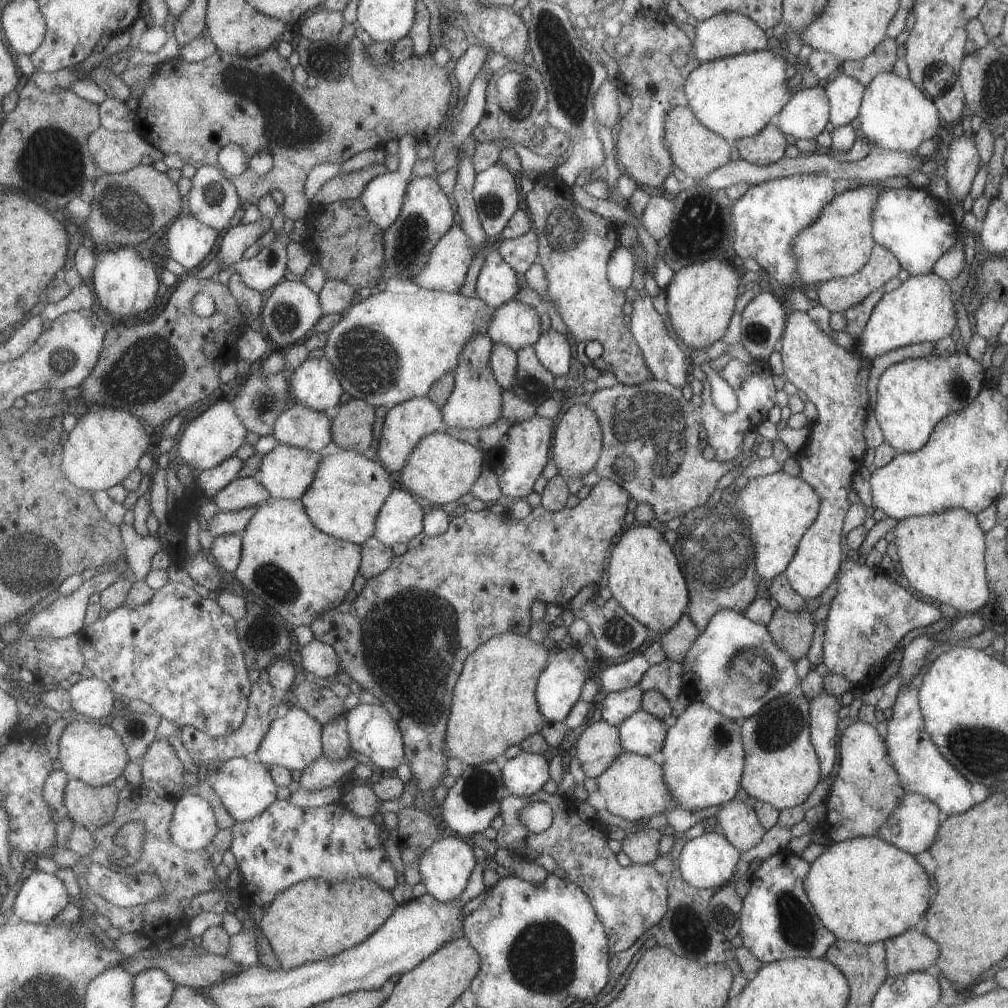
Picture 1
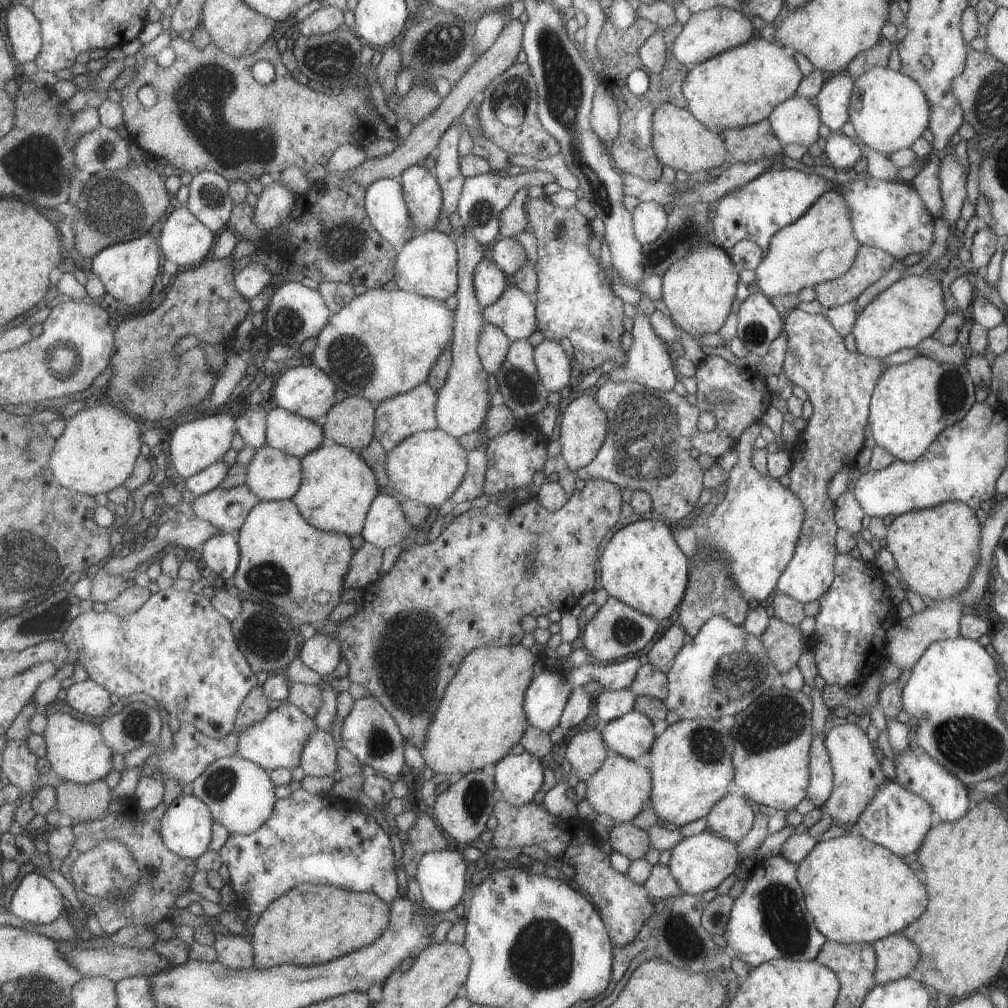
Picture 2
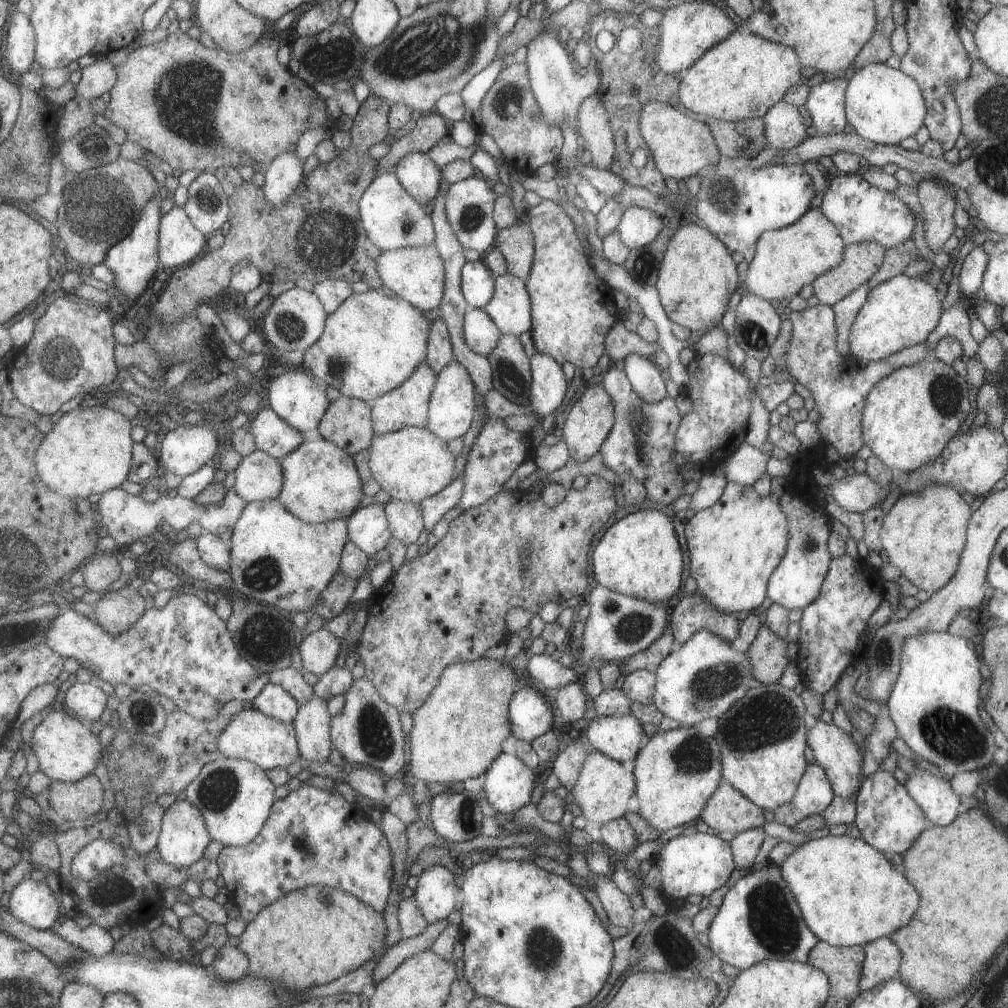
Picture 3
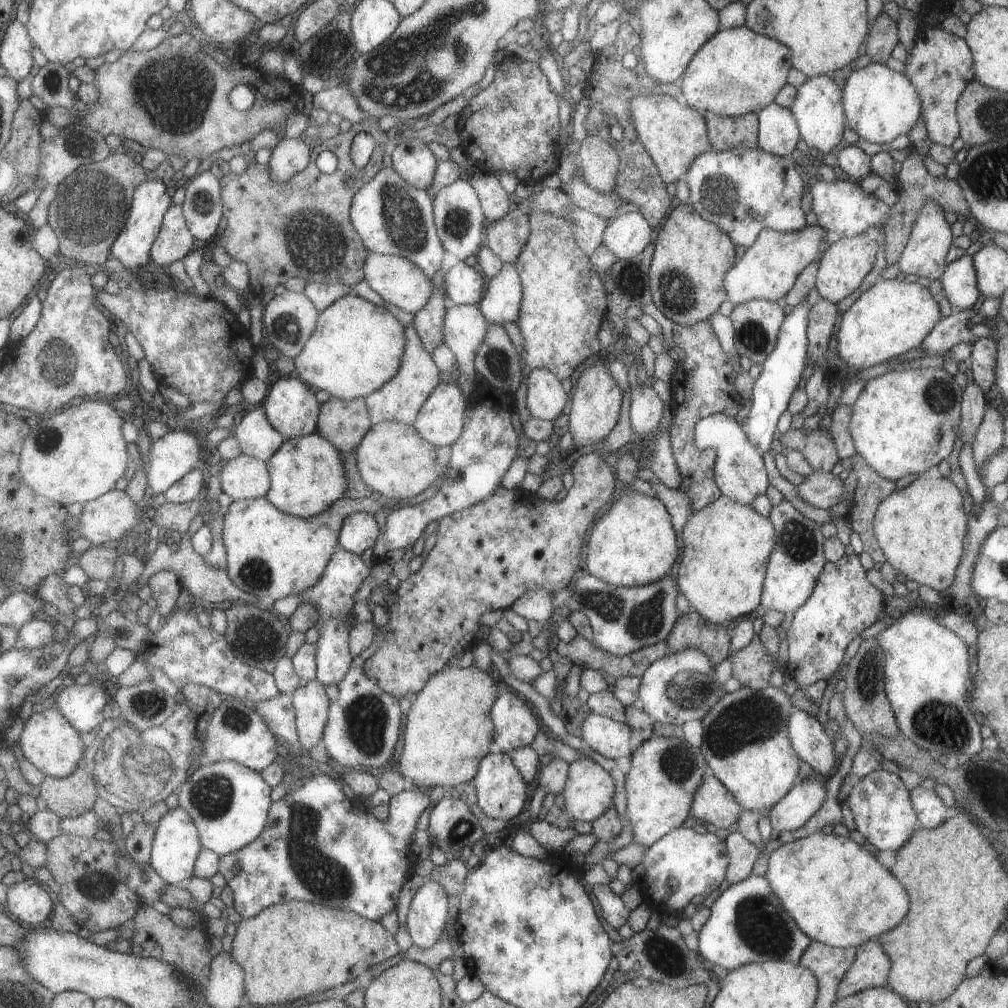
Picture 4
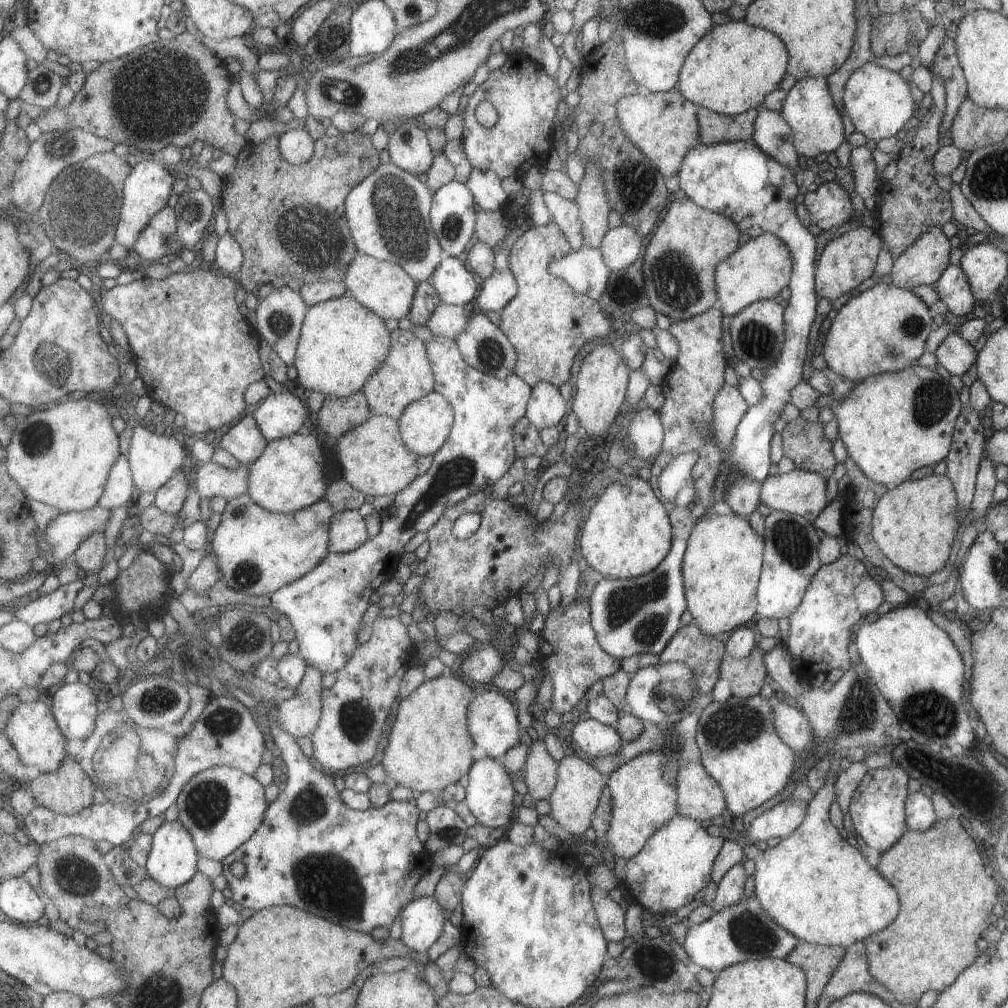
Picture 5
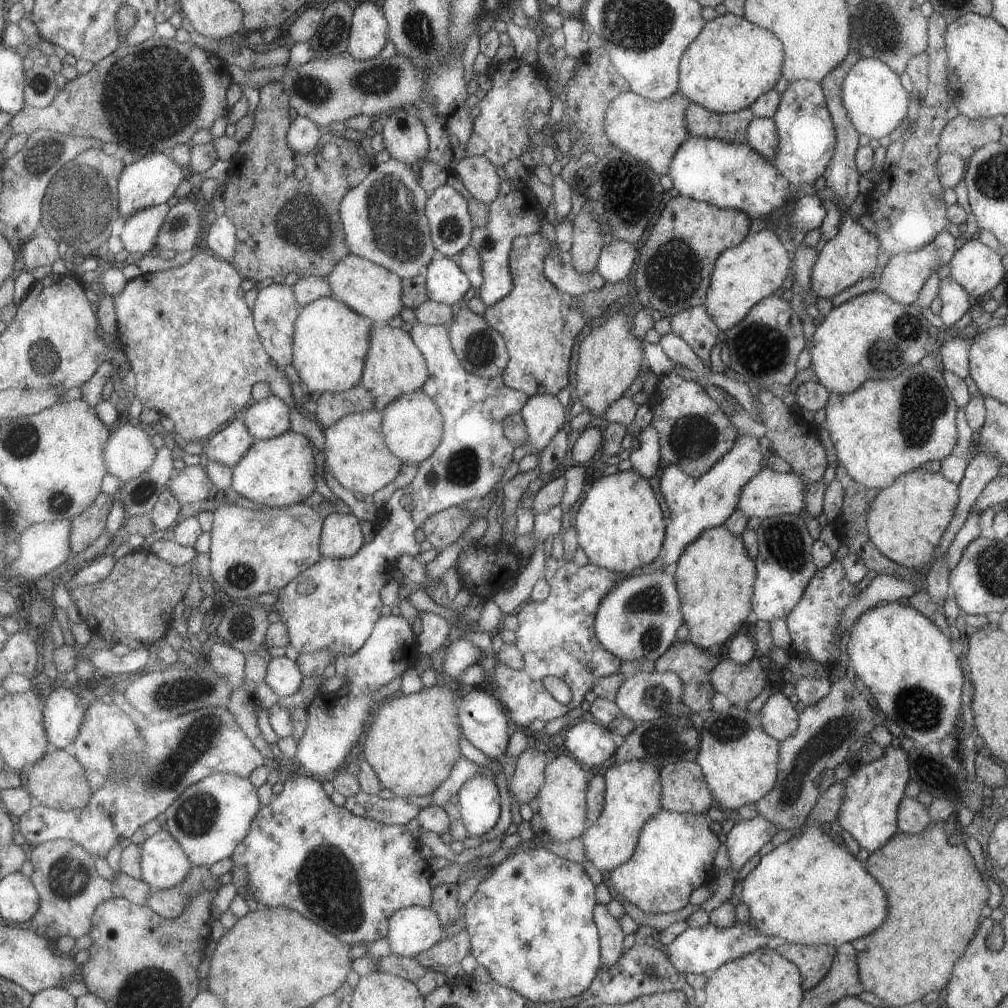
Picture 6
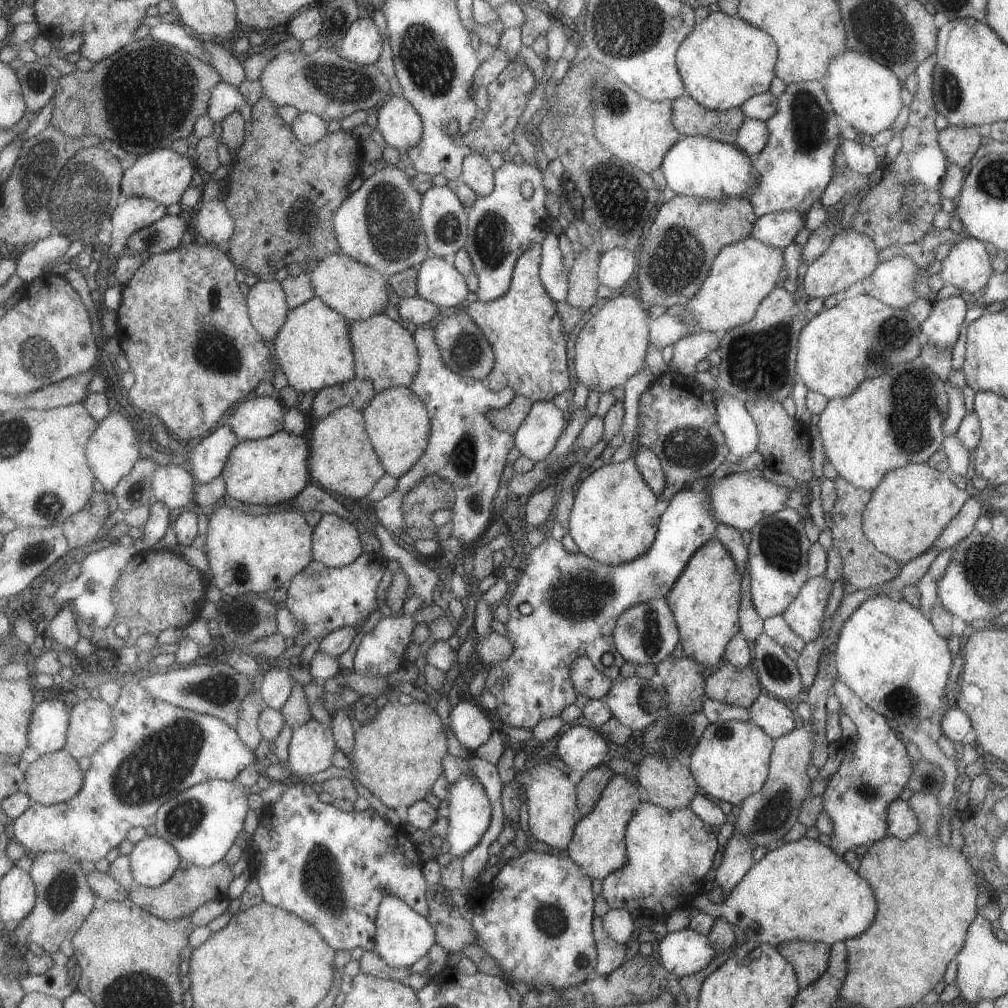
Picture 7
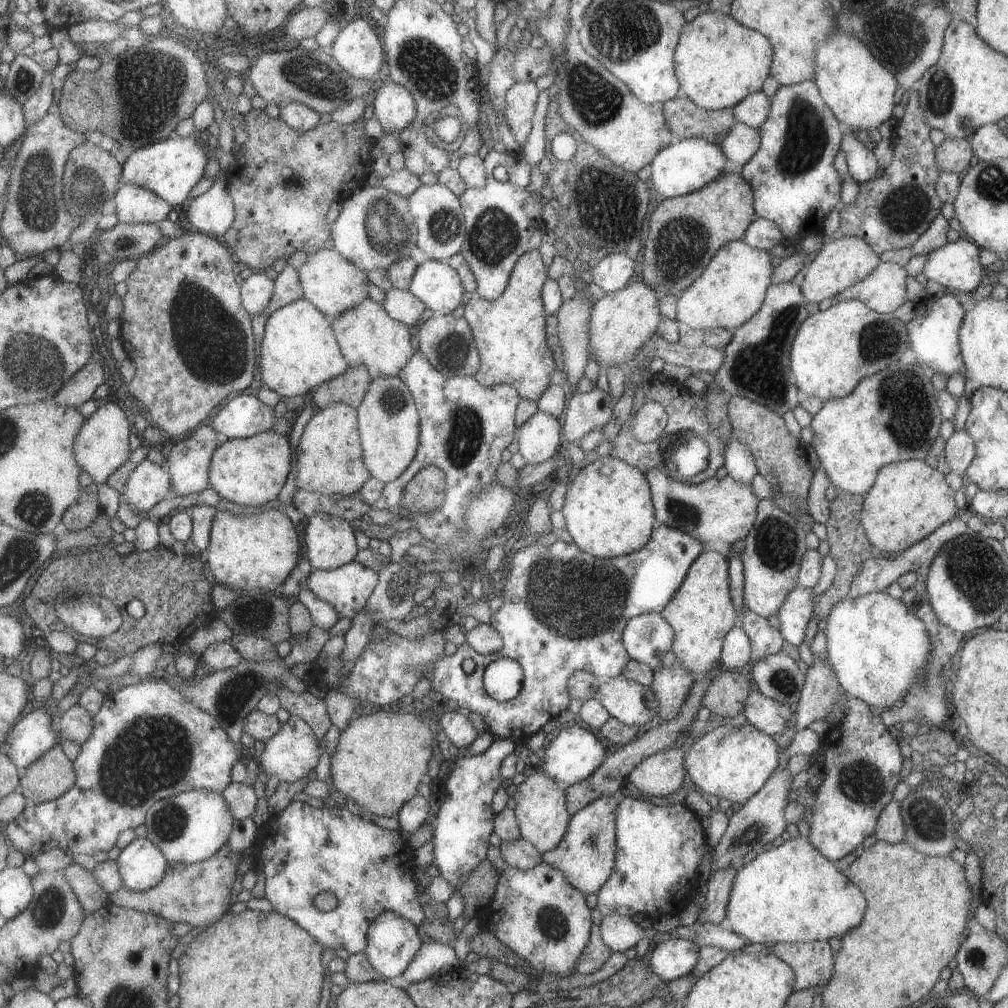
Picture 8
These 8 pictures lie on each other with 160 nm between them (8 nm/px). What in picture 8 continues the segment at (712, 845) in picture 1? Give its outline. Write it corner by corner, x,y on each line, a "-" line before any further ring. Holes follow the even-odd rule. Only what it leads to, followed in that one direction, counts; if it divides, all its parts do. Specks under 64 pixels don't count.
624,797
616,806
615,817
615,860
614,870
596,892
596,909
602,916
620,914
631,918
634,914
645,914
651,920
663,916
678,916
686,905
697,899
695,888
699,884
699,862
705,854
707,843
705,831
698,816
684,803
672,803
666,806
650,804
646,800

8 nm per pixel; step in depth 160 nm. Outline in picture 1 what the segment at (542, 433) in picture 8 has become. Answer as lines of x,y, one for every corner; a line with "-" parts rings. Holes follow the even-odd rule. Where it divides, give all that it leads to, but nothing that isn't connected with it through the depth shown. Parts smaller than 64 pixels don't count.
553,327
543,329
532,344
539,362
555,377
569,370
569,344
565,335

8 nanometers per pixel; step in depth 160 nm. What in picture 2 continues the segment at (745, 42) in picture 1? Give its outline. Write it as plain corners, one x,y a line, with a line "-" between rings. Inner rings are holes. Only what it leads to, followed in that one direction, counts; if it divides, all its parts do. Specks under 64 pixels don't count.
717,6
690,14
669,50
681,64
694,66
723,51
746,43
752,38
753,29
748,16
741,15
739,11

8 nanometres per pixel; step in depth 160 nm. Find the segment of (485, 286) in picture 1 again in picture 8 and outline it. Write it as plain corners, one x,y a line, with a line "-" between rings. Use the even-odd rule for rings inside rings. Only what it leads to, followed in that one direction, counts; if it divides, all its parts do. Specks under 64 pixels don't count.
433,259
417,266
408,291
439,315
450,314
467,296
455,270
444,260

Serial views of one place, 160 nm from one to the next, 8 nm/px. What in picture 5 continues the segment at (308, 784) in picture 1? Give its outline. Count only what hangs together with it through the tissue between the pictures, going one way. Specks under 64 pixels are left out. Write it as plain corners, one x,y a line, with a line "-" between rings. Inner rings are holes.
309,665
306,677
293,698
279,704
280,720
284,729
298,739
311,737
322,719
323,673

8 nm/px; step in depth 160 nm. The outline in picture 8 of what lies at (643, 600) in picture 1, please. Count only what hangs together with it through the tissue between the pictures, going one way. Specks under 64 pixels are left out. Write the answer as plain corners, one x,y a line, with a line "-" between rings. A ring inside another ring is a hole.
611,455
598,457
579,471
568,484
561,511
575,546
600,559
625,556
643,548
657,522
644,474

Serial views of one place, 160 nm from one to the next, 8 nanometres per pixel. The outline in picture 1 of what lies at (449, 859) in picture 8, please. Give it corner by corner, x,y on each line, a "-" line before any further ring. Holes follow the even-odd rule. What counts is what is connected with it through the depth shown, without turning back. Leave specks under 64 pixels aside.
525,751
507,760
500,773
509,794
518,797
528,797
537,792
550,777
548,761
543,755

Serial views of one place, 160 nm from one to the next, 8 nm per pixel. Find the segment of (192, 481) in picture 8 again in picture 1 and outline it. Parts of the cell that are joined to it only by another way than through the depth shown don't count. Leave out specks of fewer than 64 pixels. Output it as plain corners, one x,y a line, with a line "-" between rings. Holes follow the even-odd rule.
294,403
277,419
273,436
279,443
311,449
320,453
324,452
327,444
334,442
331,418
324,411
318,411
299,403

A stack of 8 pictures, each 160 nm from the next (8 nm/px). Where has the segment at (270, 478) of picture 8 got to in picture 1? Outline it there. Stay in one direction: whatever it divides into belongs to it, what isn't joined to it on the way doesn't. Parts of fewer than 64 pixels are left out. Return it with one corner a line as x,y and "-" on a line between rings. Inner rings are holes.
339,448
334,454
325,454
315,482
302,501
307,514
319,530
363,546
374,536
379,509
389,492
389,476
381,463
373,460
369,454

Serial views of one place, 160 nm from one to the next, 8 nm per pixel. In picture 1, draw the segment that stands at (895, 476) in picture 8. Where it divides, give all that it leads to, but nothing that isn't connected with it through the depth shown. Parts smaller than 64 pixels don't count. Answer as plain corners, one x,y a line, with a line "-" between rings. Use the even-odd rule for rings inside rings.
949,509
934,515
905,517
894,526
897,562
910,587
926,600
952,606
958,615
980,613
989,603
984,532
975,515
963,509

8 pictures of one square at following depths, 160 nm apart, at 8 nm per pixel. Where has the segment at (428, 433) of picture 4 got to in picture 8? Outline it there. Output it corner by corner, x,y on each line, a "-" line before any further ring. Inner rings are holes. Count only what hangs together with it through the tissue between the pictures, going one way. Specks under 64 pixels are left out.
398,376
373,379
365,400
358,408
358,417
364,461
371,476
383,484
394,481
414,460
421,428
418,407
406,383

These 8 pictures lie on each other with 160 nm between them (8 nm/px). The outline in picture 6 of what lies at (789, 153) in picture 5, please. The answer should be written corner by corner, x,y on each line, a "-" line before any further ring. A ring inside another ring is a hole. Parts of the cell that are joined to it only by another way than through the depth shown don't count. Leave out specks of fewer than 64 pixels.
753,117
746,128
746,142
770,161
776,155
778,136
772,118

